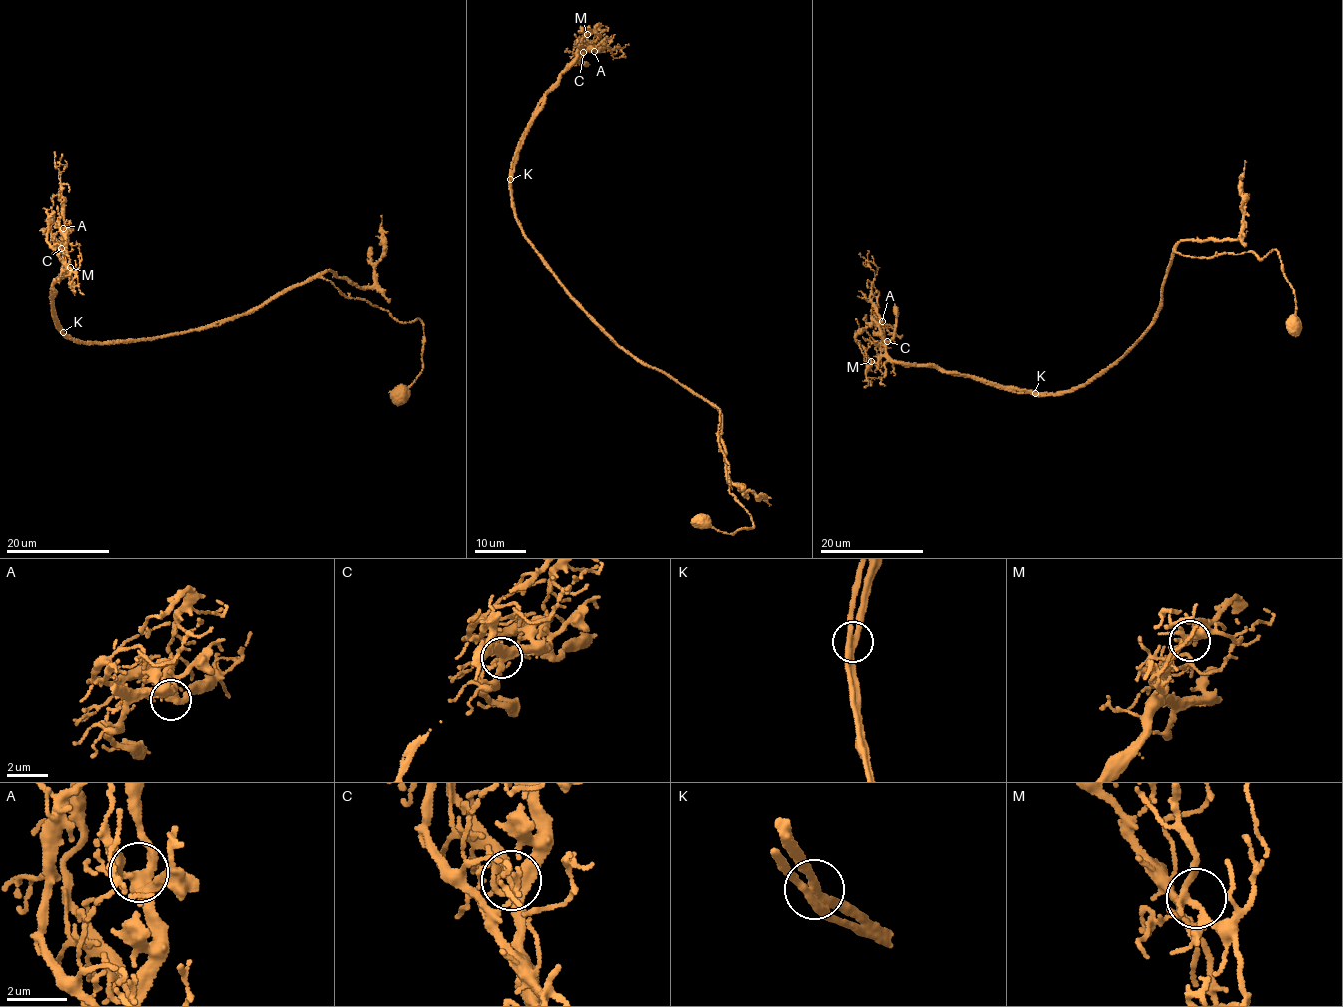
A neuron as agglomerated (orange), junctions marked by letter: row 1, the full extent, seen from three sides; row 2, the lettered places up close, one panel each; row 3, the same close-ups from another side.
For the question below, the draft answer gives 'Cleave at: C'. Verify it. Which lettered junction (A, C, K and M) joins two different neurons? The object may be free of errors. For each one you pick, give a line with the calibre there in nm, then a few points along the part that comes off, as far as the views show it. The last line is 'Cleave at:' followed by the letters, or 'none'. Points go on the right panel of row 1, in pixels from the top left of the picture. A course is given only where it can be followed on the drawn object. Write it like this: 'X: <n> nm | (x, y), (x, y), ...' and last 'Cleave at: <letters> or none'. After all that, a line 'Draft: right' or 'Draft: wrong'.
Cleave at: none
Draft: wrong

